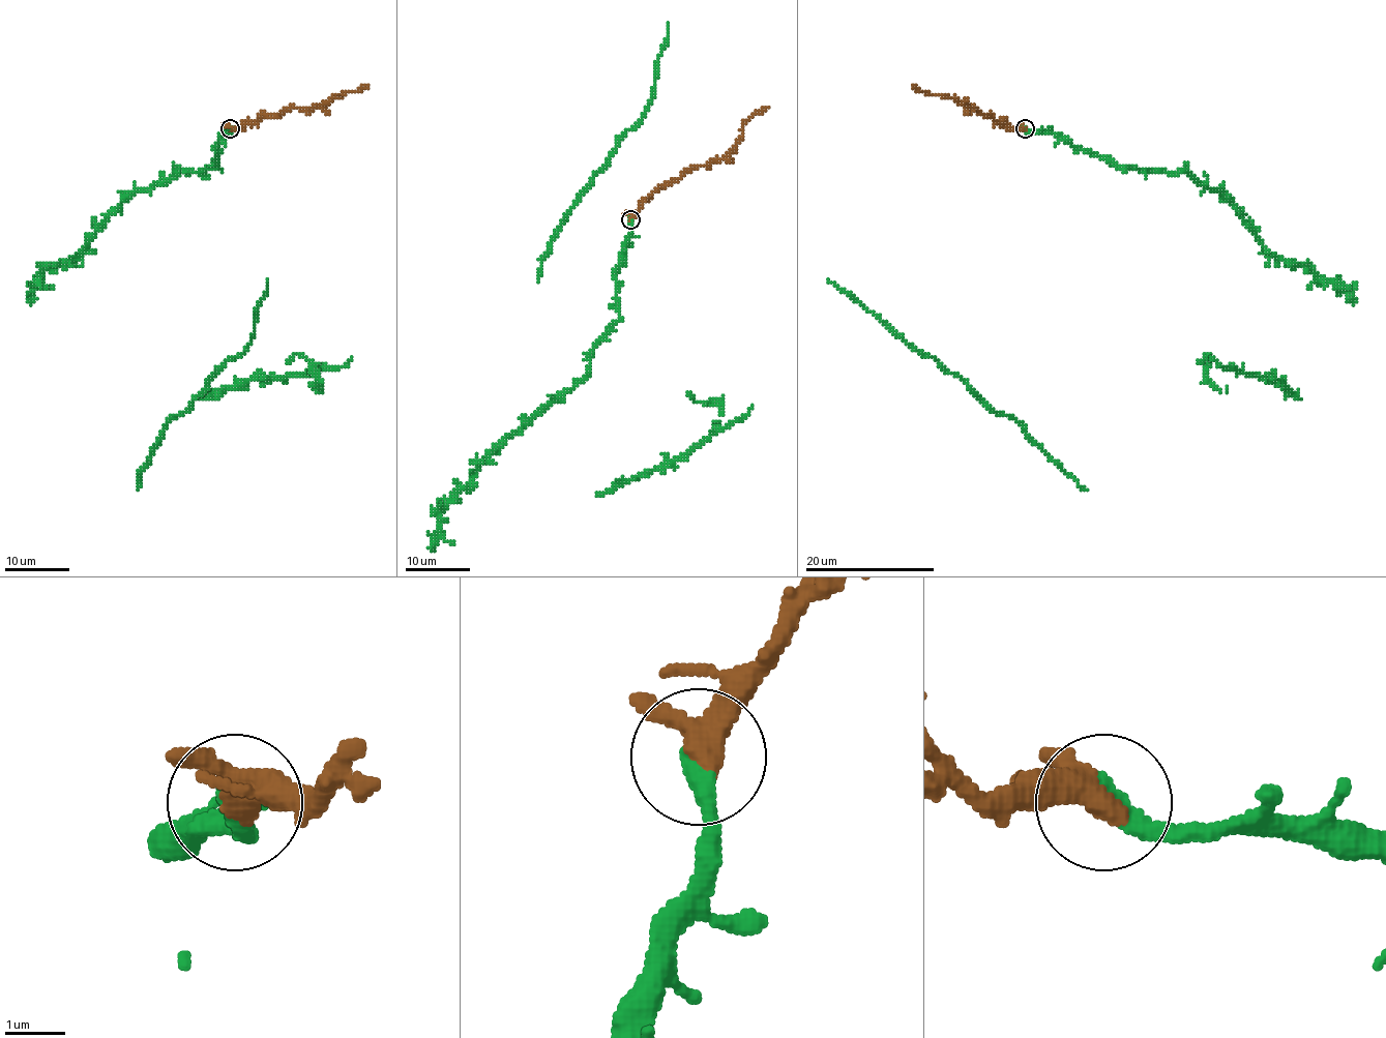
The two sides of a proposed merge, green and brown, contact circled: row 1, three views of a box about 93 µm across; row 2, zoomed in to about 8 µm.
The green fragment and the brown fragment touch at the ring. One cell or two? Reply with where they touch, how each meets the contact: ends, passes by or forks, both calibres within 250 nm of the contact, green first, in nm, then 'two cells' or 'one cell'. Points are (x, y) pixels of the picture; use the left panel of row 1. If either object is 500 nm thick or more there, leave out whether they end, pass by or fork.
(230, 128) | green ends | brown passes by | 360/400 nm | one cell

